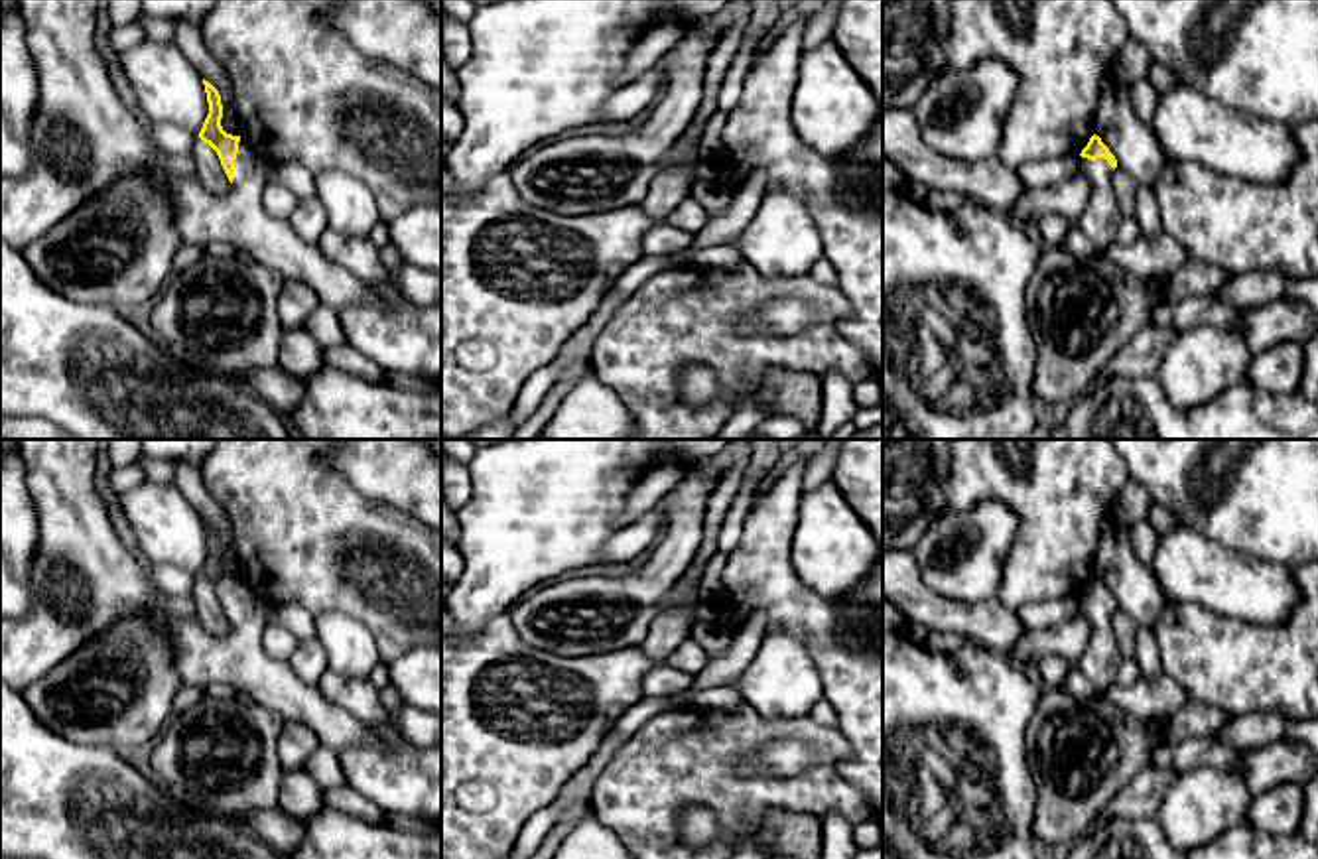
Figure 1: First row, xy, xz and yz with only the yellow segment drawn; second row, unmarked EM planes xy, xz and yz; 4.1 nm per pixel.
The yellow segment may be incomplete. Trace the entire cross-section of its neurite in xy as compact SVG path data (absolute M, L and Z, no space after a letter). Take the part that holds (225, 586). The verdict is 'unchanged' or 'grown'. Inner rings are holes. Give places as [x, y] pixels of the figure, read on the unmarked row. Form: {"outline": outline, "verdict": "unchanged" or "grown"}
{"outline": "M16 439L16 445L26 463L28 491L39 516L39 548L32 558L28 613L18 621L0 619L0 686L22 694L87 640L104 632L118 617L138 613L164 634L183 686L205 690L217 682L231 684L242 697L262 703L286 721L303 725L337 755L355 745L376 741L351 711L325 699L317 686L303 684L288 662L264 652L262 632L268 625L268 605L240 577L223 571L221 536L209 522L203 520L209 556L199 579L221 601L231 623L231 630L225 634L207 632L197 613L173 613L156 595L156 583L144 560L118 540L95 485L99 439Z", "verdict": "grown"}

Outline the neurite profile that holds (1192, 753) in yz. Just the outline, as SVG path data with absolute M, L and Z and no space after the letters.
M1192 737L1178 745L1158 745L1151 755L1151 764L1182 774L1200 766L1237 770L1241 753L1214 737Z

